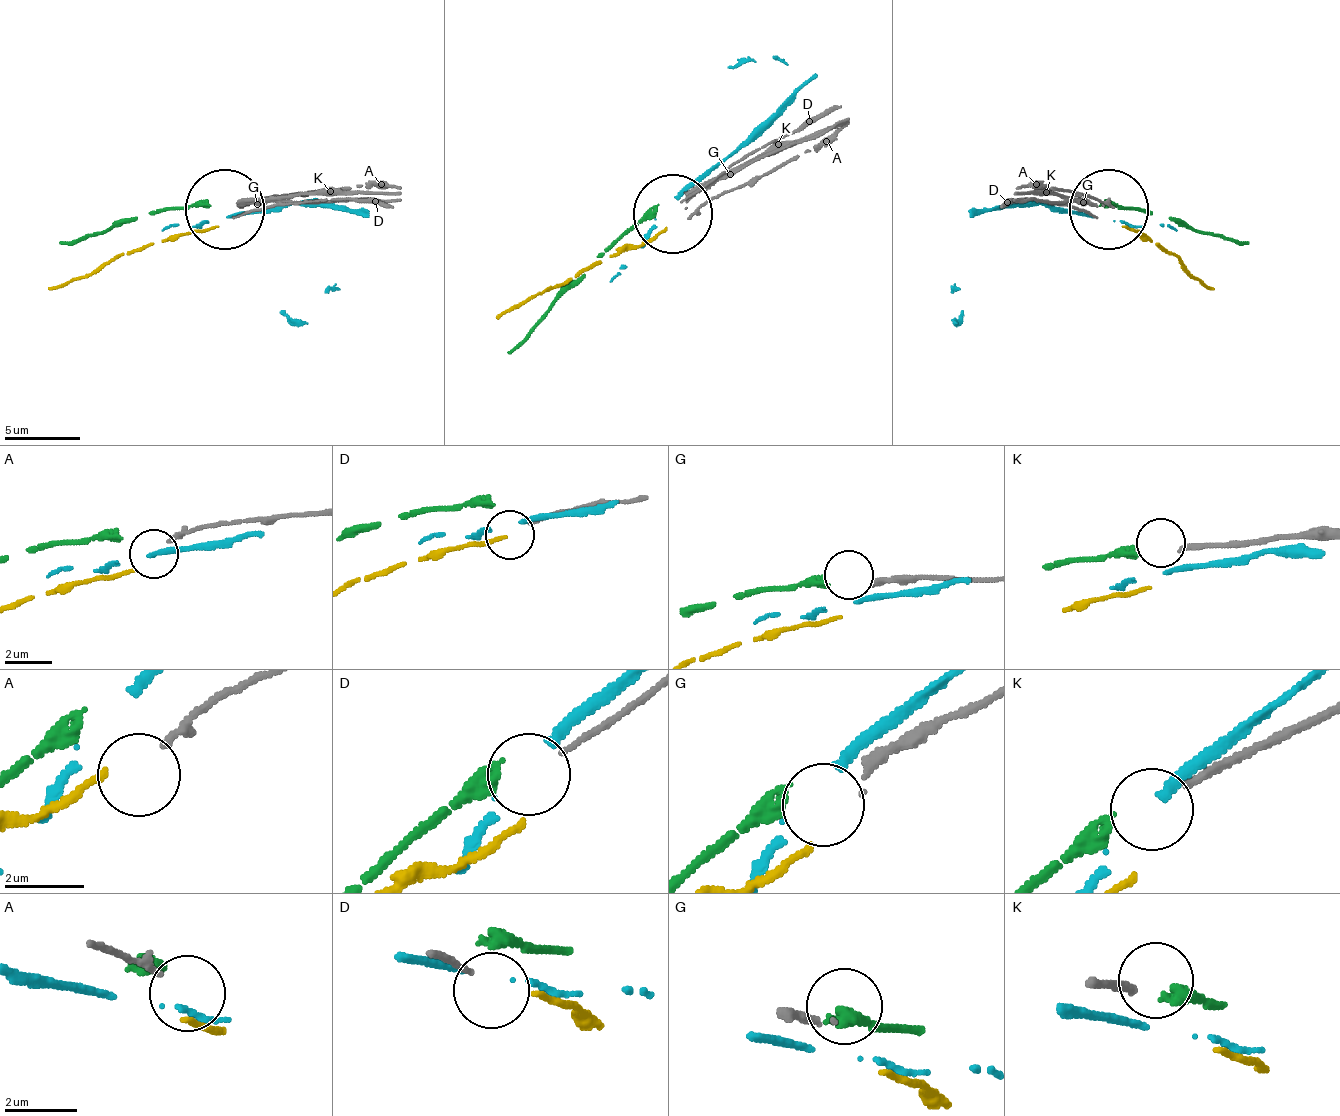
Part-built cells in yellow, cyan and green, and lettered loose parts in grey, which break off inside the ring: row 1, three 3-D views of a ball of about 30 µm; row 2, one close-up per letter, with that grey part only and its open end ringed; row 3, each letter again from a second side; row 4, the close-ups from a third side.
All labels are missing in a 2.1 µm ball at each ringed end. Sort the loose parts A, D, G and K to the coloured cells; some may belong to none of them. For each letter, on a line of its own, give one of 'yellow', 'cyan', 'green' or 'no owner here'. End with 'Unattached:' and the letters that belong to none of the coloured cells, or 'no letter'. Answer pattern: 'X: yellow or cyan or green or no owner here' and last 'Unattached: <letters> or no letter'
A: no owner here
D: no owner here
G: no owner here
K: green
Unattached: A, D, G

